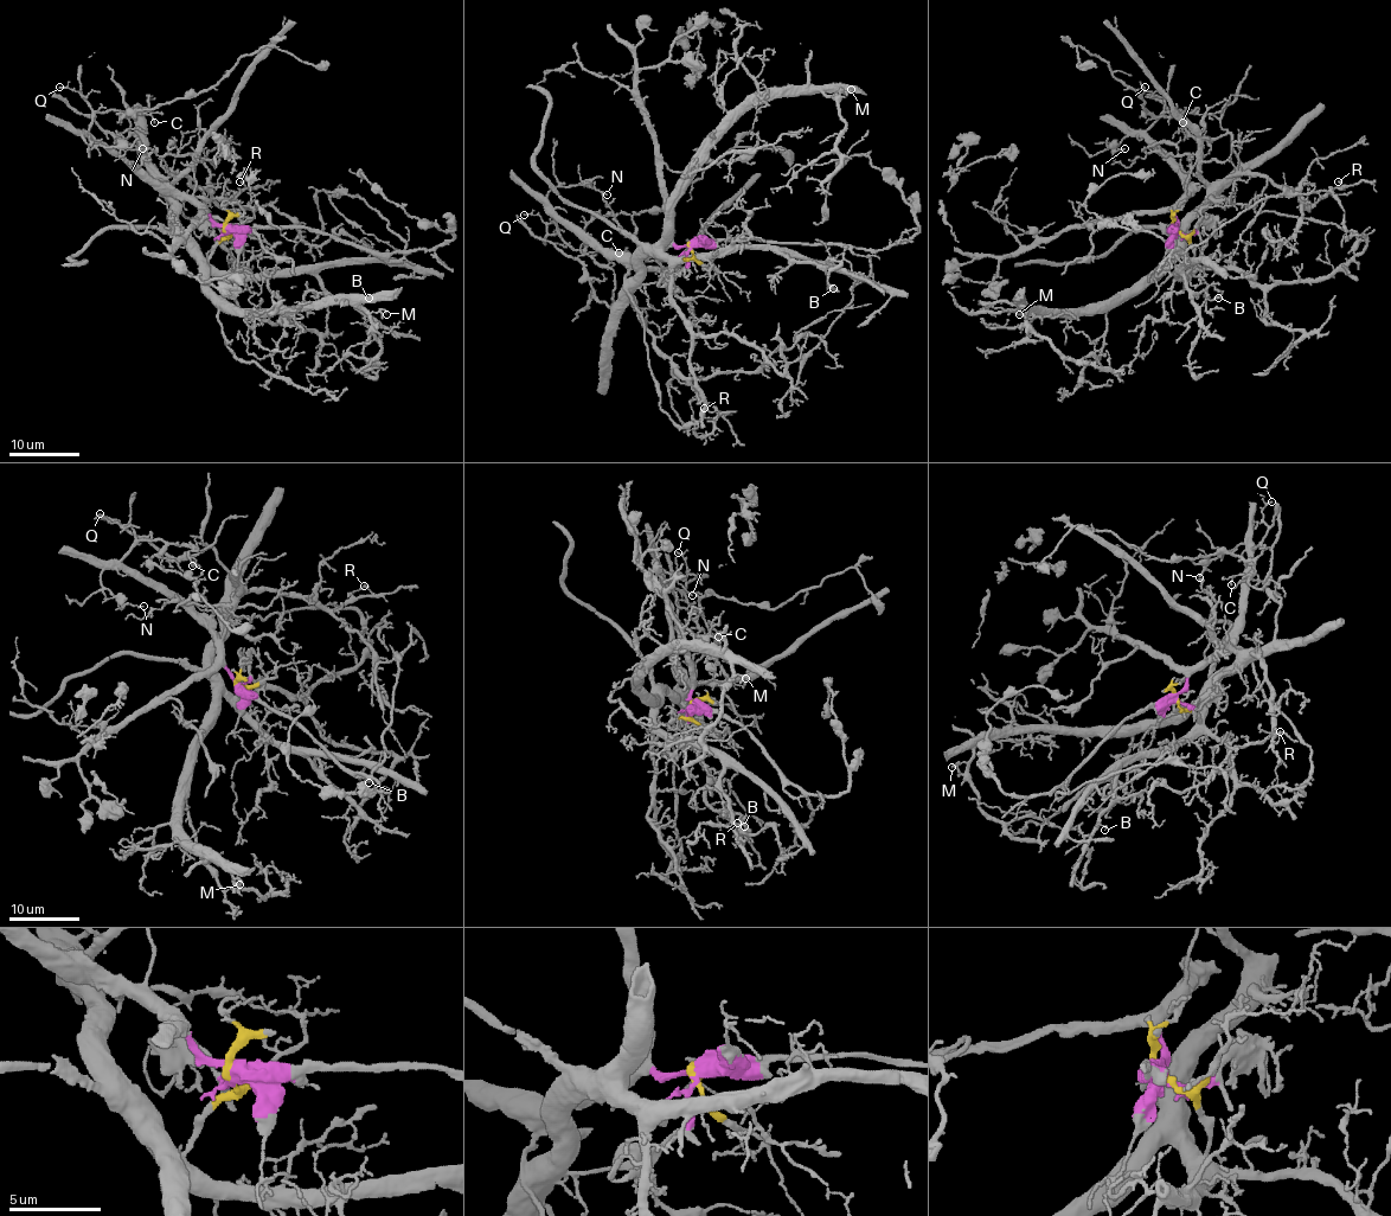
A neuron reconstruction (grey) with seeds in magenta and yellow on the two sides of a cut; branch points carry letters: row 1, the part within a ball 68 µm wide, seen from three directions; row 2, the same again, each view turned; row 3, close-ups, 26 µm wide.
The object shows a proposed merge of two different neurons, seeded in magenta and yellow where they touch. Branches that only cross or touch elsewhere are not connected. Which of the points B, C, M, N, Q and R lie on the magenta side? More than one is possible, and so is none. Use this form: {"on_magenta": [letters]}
{"on_magenta": ["C", "N", "Q"]}

